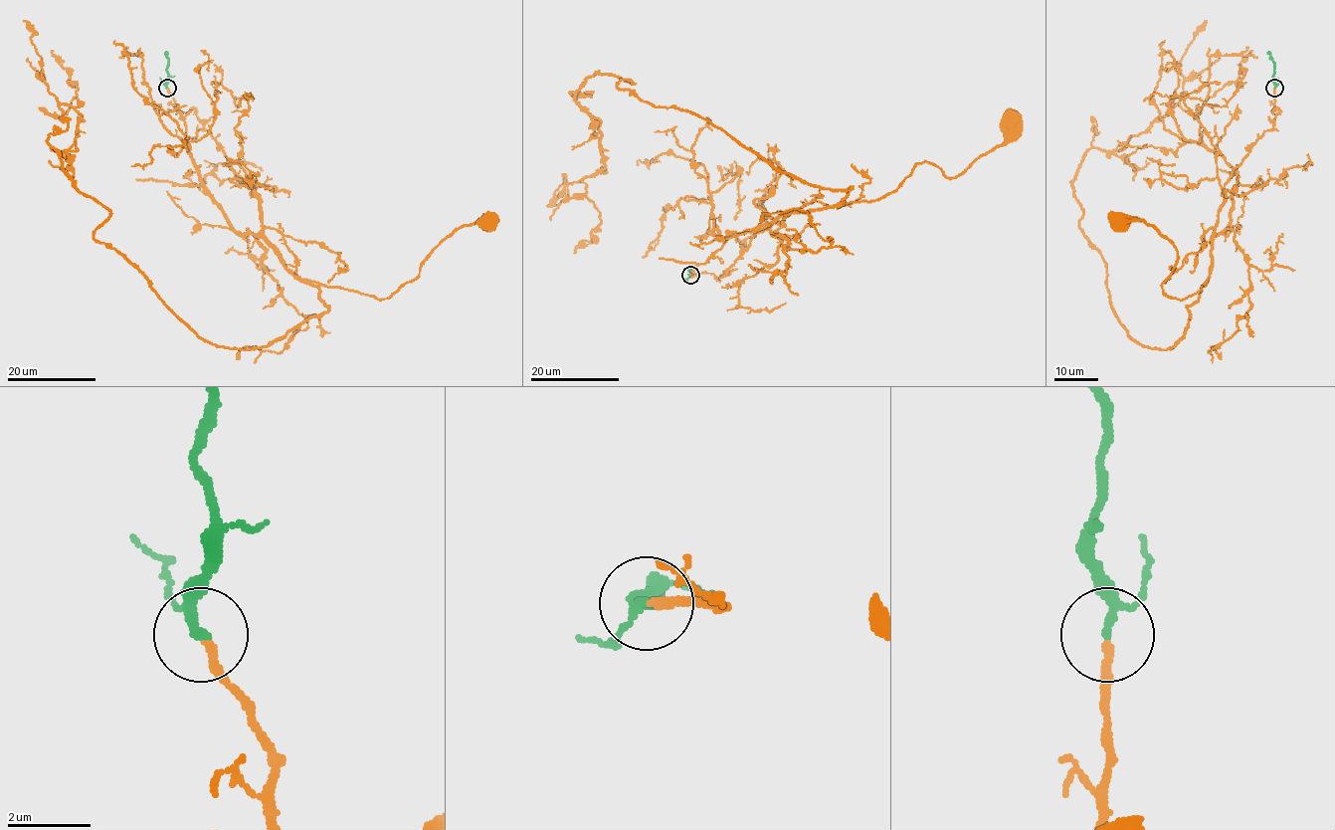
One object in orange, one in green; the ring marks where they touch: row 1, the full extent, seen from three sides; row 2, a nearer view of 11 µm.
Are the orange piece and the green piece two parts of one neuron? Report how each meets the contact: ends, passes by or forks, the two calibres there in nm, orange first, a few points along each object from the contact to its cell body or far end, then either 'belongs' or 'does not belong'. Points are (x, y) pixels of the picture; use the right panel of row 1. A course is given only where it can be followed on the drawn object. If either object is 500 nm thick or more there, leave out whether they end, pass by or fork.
orange ends | green passes by | 200/180 nm | orange via (1275, 89), (1272, 127), (1223, 187), (1199, 291), (1168, 298), (1161, 287), (1176, 248), (1140, 219), (1117, 220) | green via (1275, 88), (1273, 61), (1268, 51) | belongs

